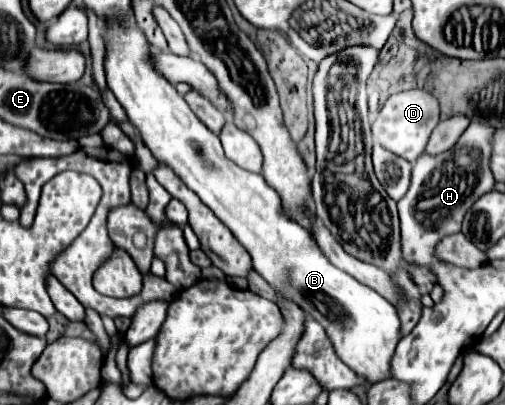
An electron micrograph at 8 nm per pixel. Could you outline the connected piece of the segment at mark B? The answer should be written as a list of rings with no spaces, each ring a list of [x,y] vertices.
[[[112,23],[104,27],[104,39],[108,45],[104,63],[108,87],[152,155],[168,165],[234,233],[250,253],[254,269],[276,293],[296,301],[326,329],[336,355],[352,367],[356,375],[370,385],[384,381],[382,375],[390,371],[394,347],[402,339],[394,305],[382,299],[374,289],[334,267],[322,255],[312,235],[282,215],[280,195],[260,173],[250,173],[226,159],[218,135],[192,113],[176,87],[154,69],[150,63],[150,45],[136,25],[126,29]]]

